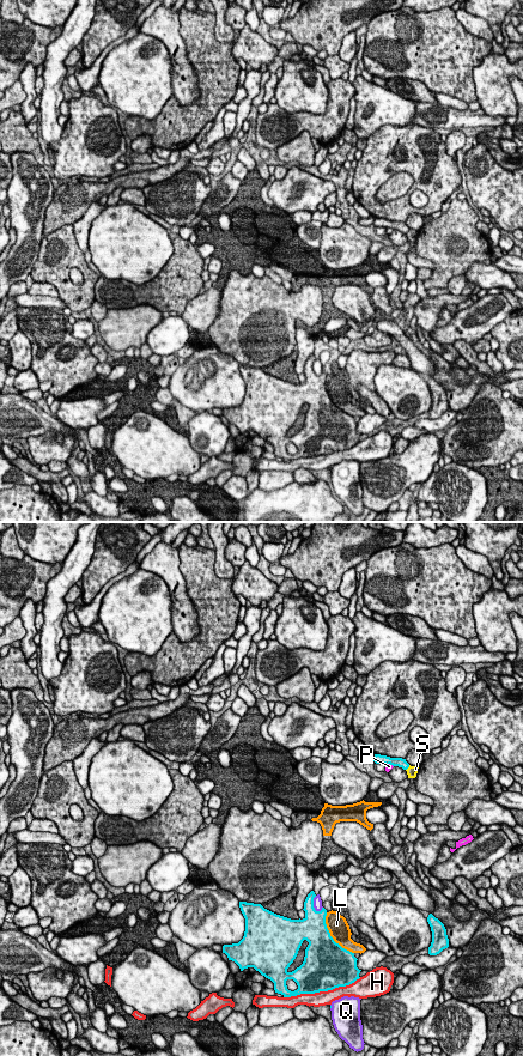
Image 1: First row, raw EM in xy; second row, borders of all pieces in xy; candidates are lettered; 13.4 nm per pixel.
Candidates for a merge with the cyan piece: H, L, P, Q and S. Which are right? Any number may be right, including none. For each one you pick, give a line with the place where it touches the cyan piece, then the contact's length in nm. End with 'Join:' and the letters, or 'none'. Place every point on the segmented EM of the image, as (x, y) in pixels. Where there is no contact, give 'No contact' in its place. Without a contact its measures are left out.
Join: none

